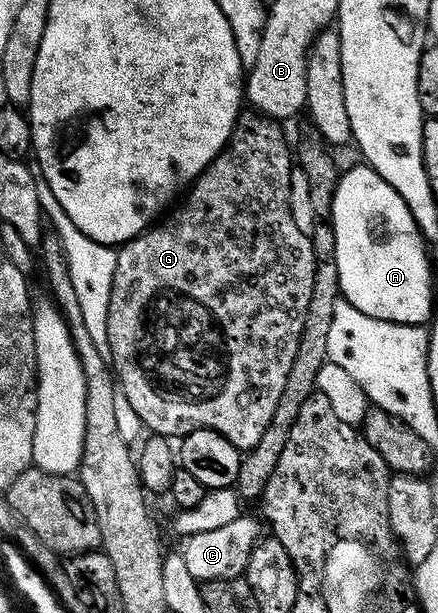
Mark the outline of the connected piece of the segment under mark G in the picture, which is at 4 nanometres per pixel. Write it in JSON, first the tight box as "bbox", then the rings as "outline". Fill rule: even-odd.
{"bbox":[108,116,315,452],"outline":[[[243,116],[236,121],[235,129],[231,131],[231,138],[224,150],[195,179],[186,191],[187,203],[184,206],[176,205],[175,215],[164,226],[148,228],[118,247],[108,308],[108,342],[111,349],[109,362],[113,367],[118,389],[125,392],[129,404],[133,404],[133,412],[137,412],[144,427],[152,435],[168,440],[179,440],[184,434],[192,434],[198,430],[212,430],[225,436],[225,440],[229,440],[229,444],[233,444],[241,452],[255,448],[269,428],[274,412],[281,403],[286,378],[293,368],[298,344],[301,343],[302,329],[305,328],[306,312],[309,311],[309,300],[313,293],[315,264],[310,237],[301,232],[301,228],[297,228],[293,212],[289,208],[293,150],[287,147],[283,130],[279,127],[282,125],[278,121],[262,116],[251,117],[255,118]]]}

